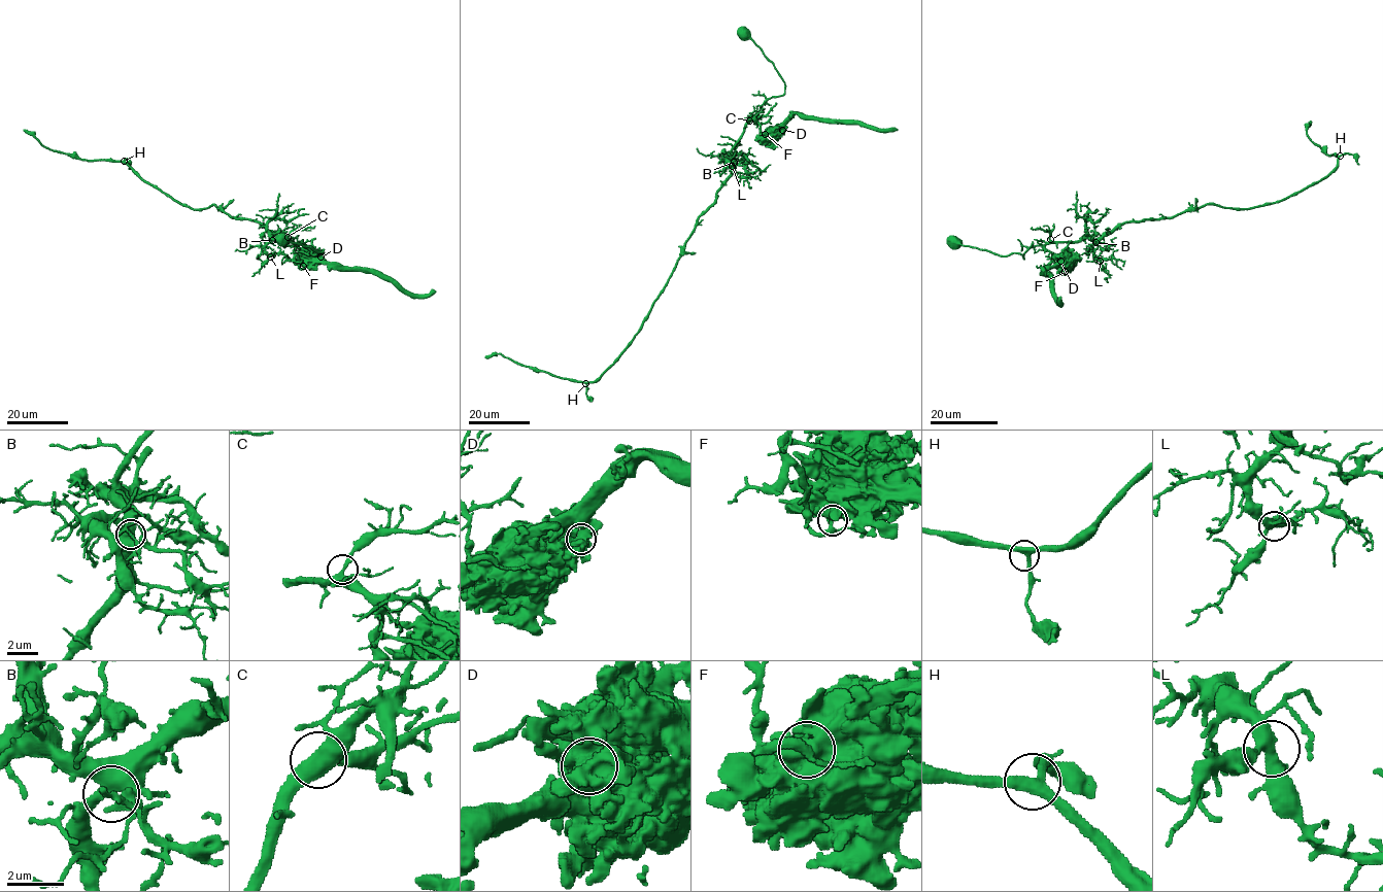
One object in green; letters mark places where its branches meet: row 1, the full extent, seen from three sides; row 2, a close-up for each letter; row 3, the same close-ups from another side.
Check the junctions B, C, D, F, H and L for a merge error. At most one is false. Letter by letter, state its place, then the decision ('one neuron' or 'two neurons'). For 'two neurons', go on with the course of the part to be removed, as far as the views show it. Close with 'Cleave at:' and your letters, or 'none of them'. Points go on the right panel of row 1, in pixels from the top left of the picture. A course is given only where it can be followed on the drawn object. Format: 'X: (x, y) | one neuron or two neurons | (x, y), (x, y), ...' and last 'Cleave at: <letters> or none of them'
B: (1095, 242) | one neuron
C: (1050, 239) | one neuron
D: (1060, 261) | one neuron
F: (1065, 271) | two neurons | (1066, 271), (1046, 244), (1102, 238), (1206, 204), (1248, 209), (1324, 178), (1338, 157), (1307, 133), (1311, 121)
H: (1340, 156) | one neuron
L: (1100, 261) | one neuron
Cleave at: F

